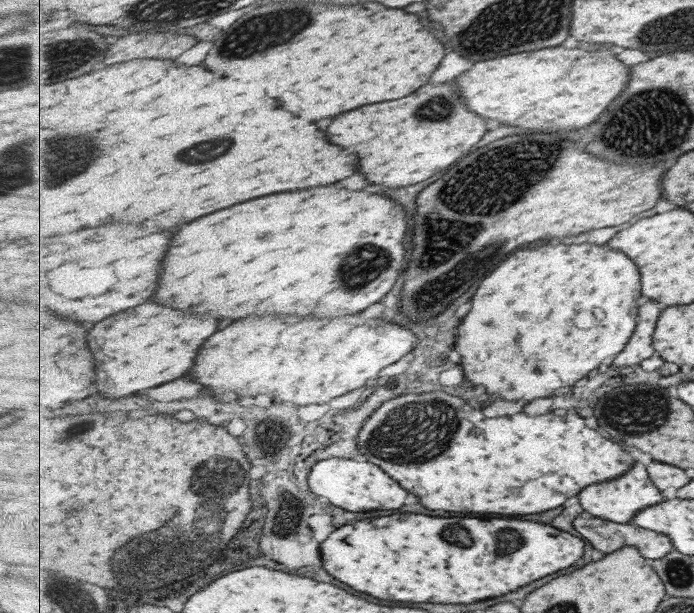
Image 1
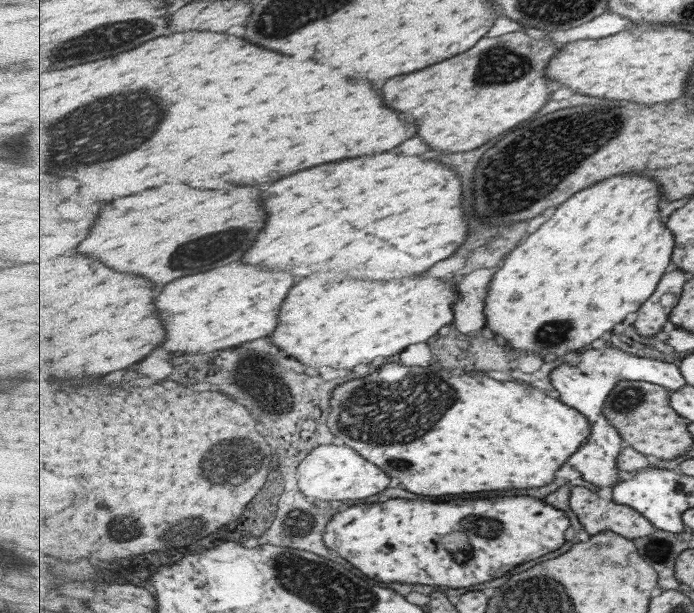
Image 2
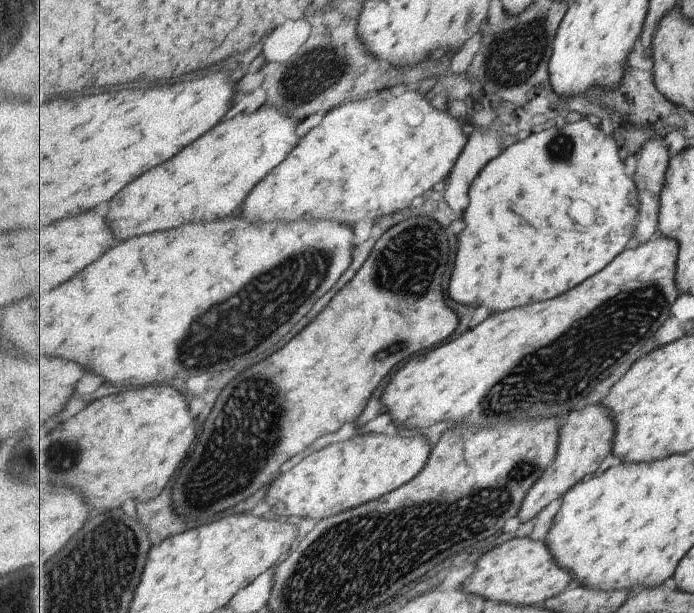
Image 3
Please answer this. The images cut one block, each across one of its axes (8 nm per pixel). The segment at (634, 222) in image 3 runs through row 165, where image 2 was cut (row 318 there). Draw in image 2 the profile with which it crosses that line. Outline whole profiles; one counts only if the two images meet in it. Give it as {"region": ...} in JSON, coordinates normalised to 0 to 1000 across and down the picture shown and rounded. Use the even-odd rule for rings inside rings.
{"region":[[[898,284],[898,287],[880,287],[878,294],[857,300],[852,307],[843,308],[840,313],[831,313],[831,320],[826,320],[826,326],[808,333],[808,339],[803,339],[803,346],[797,349],[794,359],[788,359],[782,365],[782,372],[777,370],[759,393],[751,396],[744,406],[739,406],[739,414],[725,419],[720,427],[720,439],[713,444],[710,454],[710,467],[705,473],[705,483],[699,486],[699,511],[702,511],[702,533],[709,538],[712,545],[728,551],[729,564],[738,569],[744,579],[748,576],[771,574],[780,577],[785,586],[803,586],[807,581],[820,577],[834,571],[843,571],[863,551],[872,551],[883,538],[883,532],[895,529],[909,509],[919,509],[935,488],[944,480],[950,460],[957,455],[955,450],[961,444],[961,434],[967,431],[967,418],[970,408],[974,408],[973,382],[961,372],[952,339],[950,333],[955,330],[952,320],[952,303],[938,294],[935,287],[921,287],[918,284]]]}

